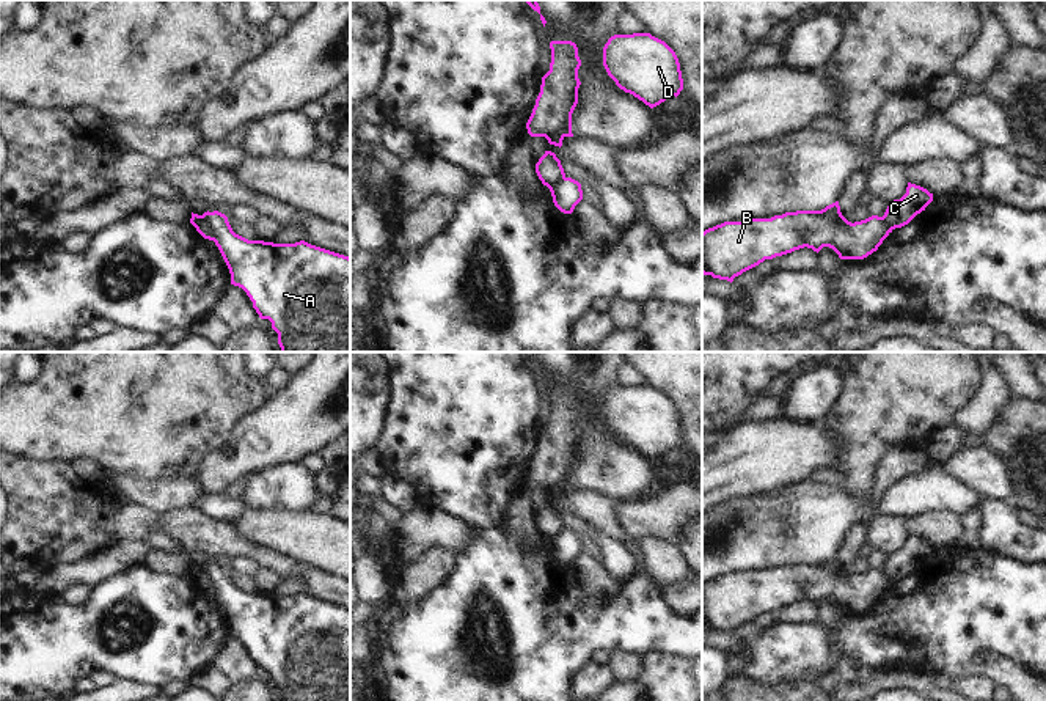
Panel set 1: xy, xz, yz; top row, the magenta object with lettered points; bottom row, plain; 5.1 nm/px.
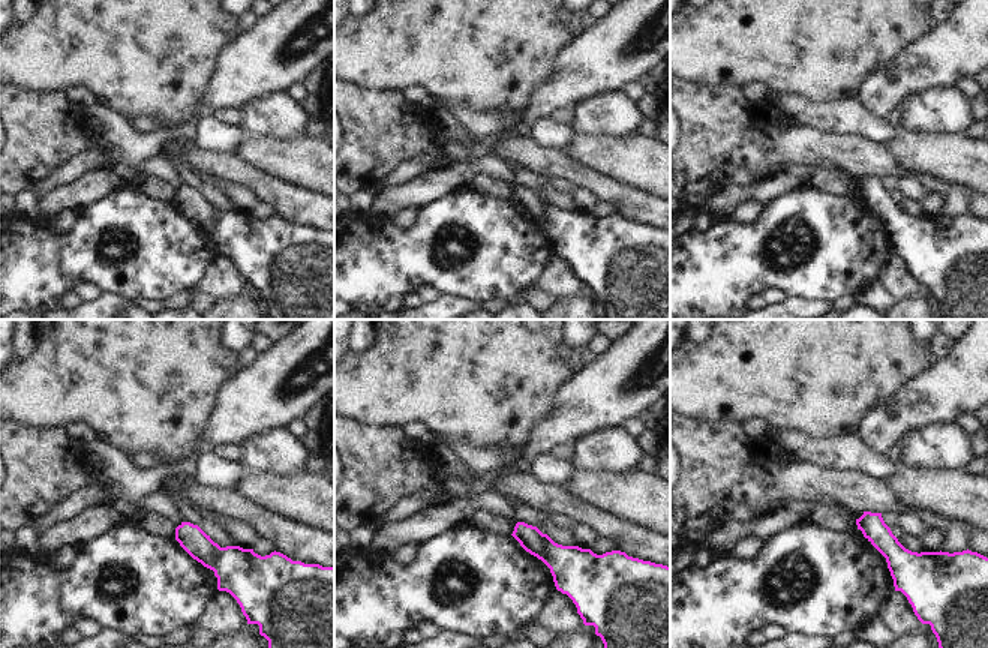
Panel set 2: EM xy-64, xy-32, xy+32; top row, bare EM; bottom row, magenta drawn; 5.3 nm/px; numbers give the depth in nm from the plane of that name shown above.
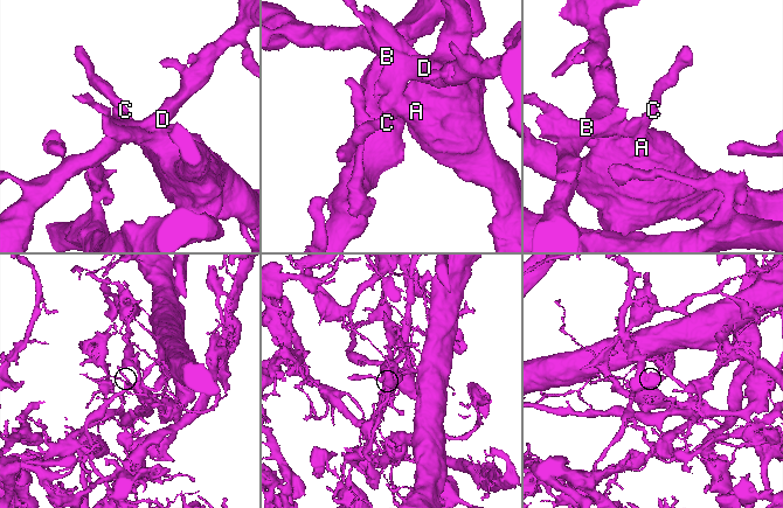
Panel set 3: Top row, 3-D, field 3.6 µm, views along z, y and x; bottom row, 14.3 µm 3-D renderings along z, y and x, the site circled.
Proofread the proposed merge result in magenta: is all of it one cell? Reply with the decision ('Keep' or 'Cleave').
Cleave

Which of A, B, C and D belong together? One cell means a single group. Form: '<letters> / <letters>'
A C / B D

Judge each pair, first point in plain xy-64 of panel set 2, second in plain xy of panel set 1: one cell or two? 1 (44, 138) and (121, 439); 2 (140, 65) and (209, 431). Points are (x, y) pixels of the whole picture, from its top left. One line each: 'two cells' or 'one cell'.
1: two cells
2: one cell

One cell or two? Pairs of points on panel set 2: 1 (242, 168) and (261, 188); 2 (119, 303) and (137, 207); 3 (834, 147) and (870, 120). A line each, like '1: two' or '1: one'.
1: one
2: two
3: two

